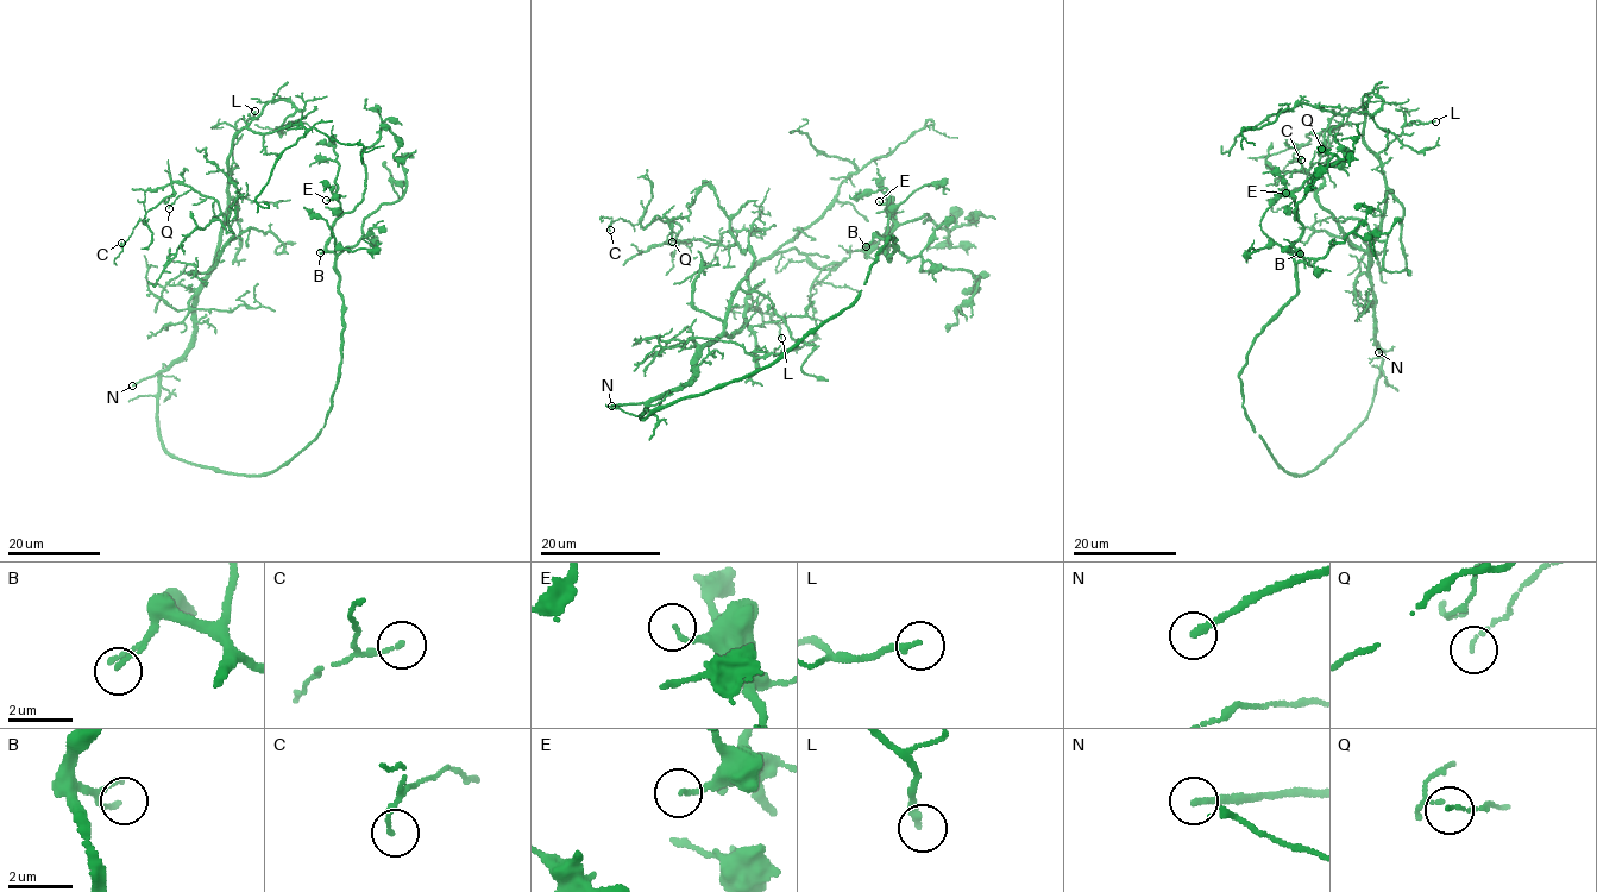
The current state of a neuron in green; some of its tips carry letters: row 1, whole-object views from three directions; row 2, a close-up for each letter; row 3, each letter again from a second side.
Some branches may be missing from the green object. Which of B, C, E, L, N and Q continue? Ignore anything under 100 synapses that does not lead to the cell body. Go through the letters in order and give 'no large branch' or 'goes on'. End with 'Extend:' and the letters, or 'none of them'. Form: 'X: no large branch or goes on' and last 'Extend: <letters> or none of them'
B: no large branch
C: no large branch
E: no large branch
L: no large branch
N: goes on
Q: no large branch
Extend: N

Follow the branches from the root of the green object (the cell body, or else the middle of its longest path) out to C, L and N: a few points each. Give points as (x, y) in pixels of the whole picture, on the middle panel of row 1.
C: (676, 401), (642, 419), (690, 378), (754, 257), (679, 243), (681, 227), (656, 218), (610, 230)
L: (676, 401), (642, 419), (653, 401), (689, 381), (700, 346), (740, 331), (748, 296), (781, 338)
N: (676, 401), (643, 419), (643, 402), (611, 406)

